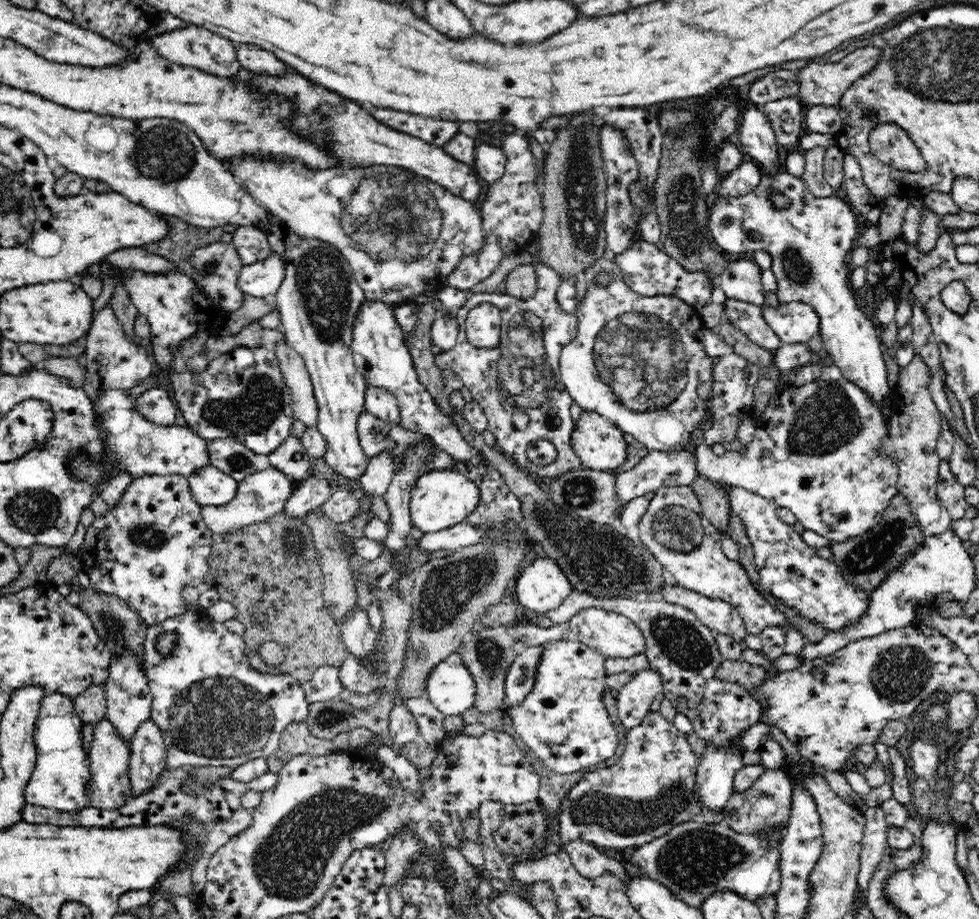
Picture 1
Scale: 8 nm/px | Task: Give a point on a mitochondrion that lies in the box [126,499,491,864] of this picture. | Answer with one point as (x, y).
(223, 718)

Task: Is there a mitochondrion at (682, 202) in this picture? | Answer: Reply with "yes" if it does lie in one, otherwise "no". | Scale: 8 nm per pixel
yes

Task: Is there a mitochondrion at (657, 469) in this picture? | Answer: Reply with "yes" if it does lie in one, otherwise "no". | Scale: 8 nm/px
no

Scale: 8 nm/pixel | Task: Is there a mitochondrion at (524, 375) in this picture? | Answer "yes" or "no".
yes

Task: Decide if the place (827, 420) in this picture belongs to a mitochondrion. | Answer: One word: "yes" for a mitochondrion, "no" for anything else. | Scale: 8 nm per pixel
yes

